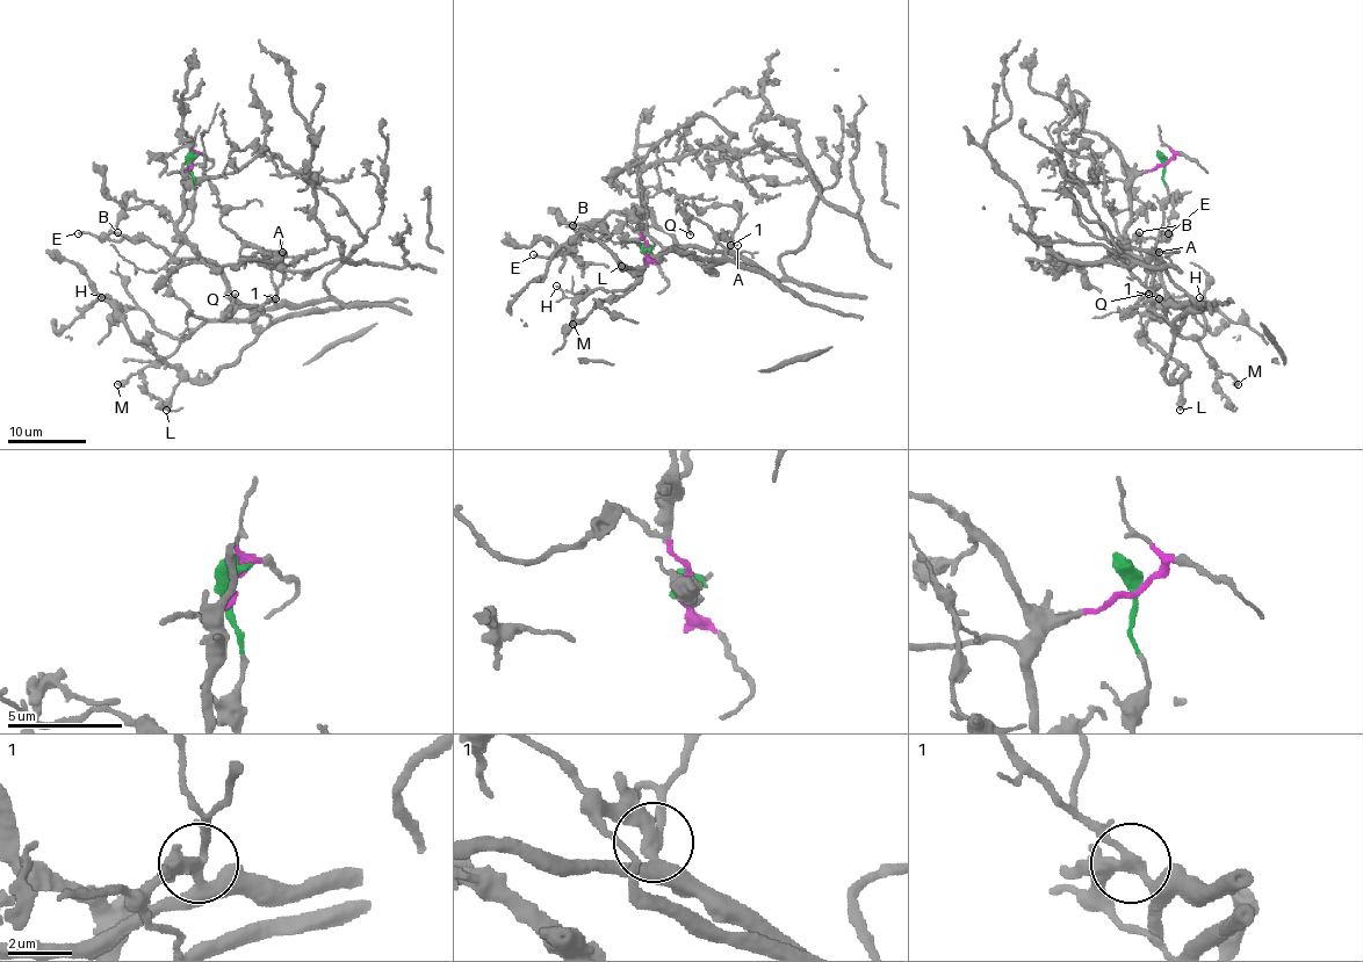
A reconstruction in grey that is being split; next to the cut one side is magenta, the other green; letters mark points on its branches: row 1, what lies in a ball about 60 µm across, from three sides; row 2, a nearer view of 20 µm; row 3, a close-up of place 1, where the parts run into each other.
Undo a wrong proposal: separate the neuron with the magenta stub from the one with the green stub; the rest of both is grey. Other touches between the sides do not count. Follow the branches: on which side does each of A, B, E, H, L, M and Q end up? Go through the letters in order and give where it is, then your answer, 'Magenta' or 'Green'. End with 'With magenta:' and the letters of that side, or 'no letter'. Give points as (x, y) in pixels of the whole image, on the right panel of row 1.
A: Place: (1159, 252). Green
B: Place: (1139, 232). Magenta
E: Place: (1168, 233). Magenta
H: Place: (1199, 297). Green
L: Place: (1180, 410). Magenta
M: Place: (1238, 384). Green
Q: Place: (1148, 294). Magenta
With magenta: B, E, L, Q

